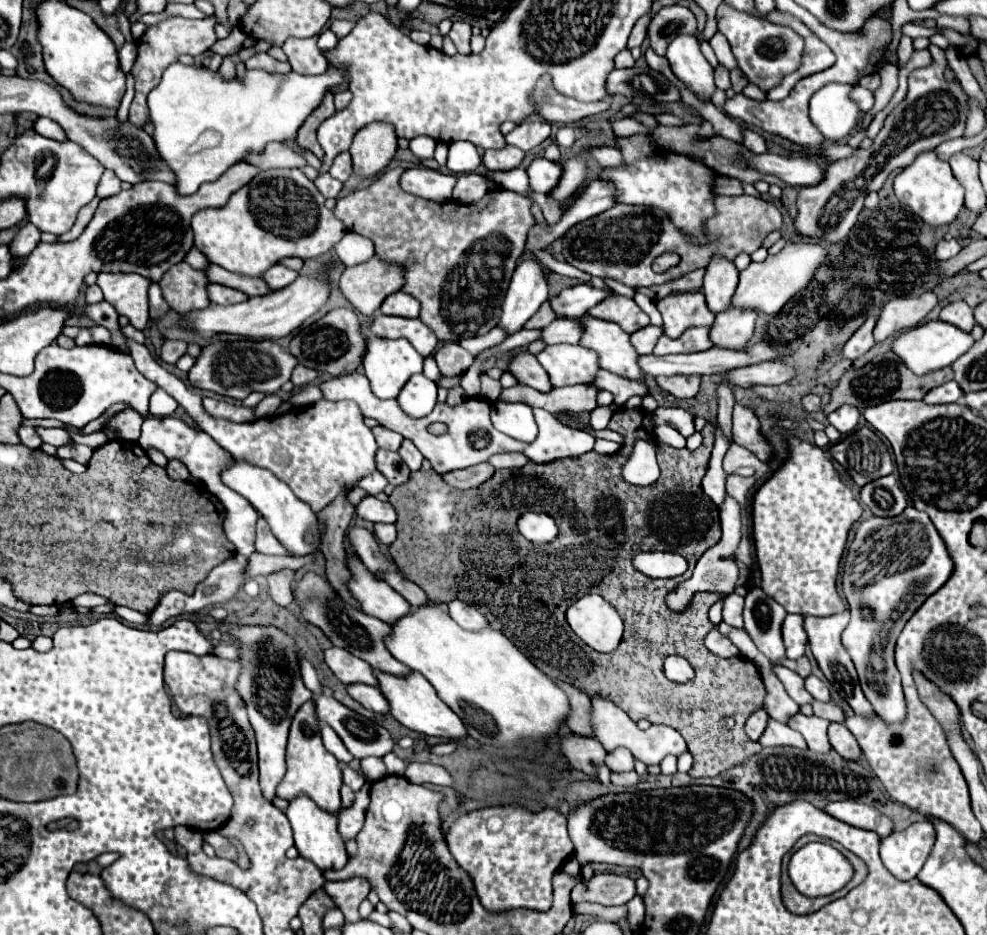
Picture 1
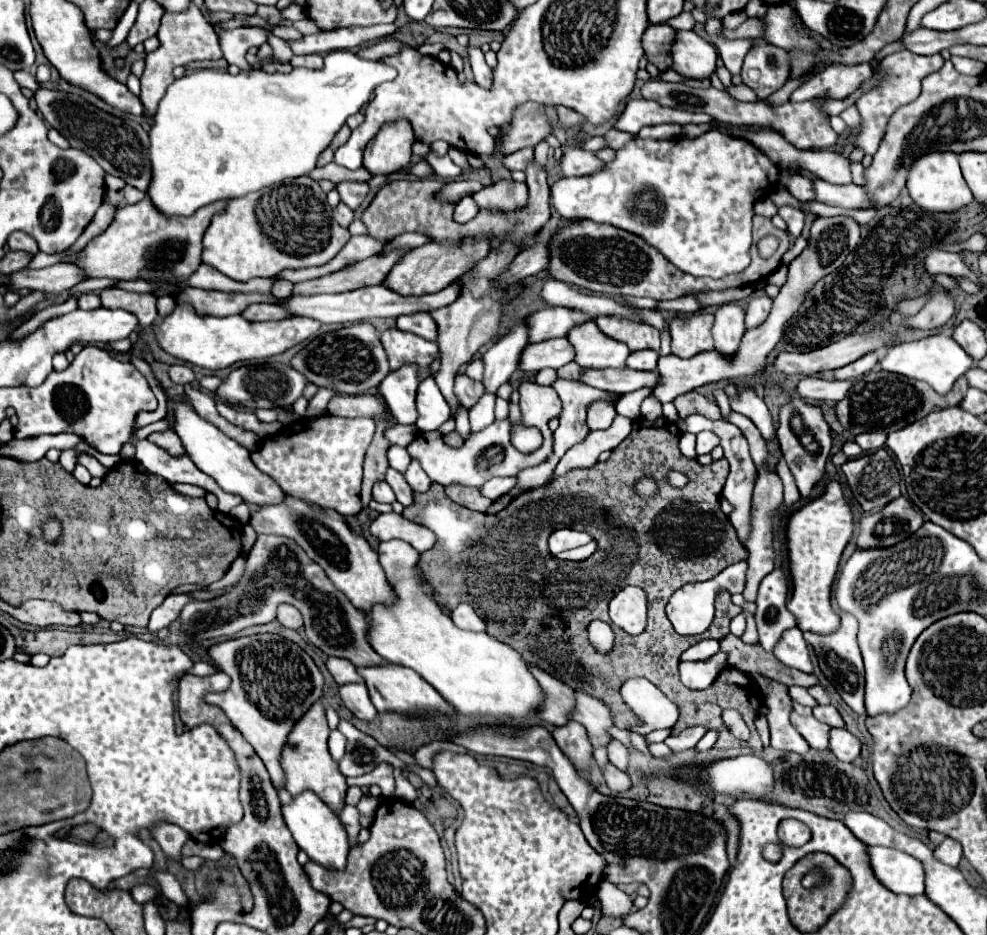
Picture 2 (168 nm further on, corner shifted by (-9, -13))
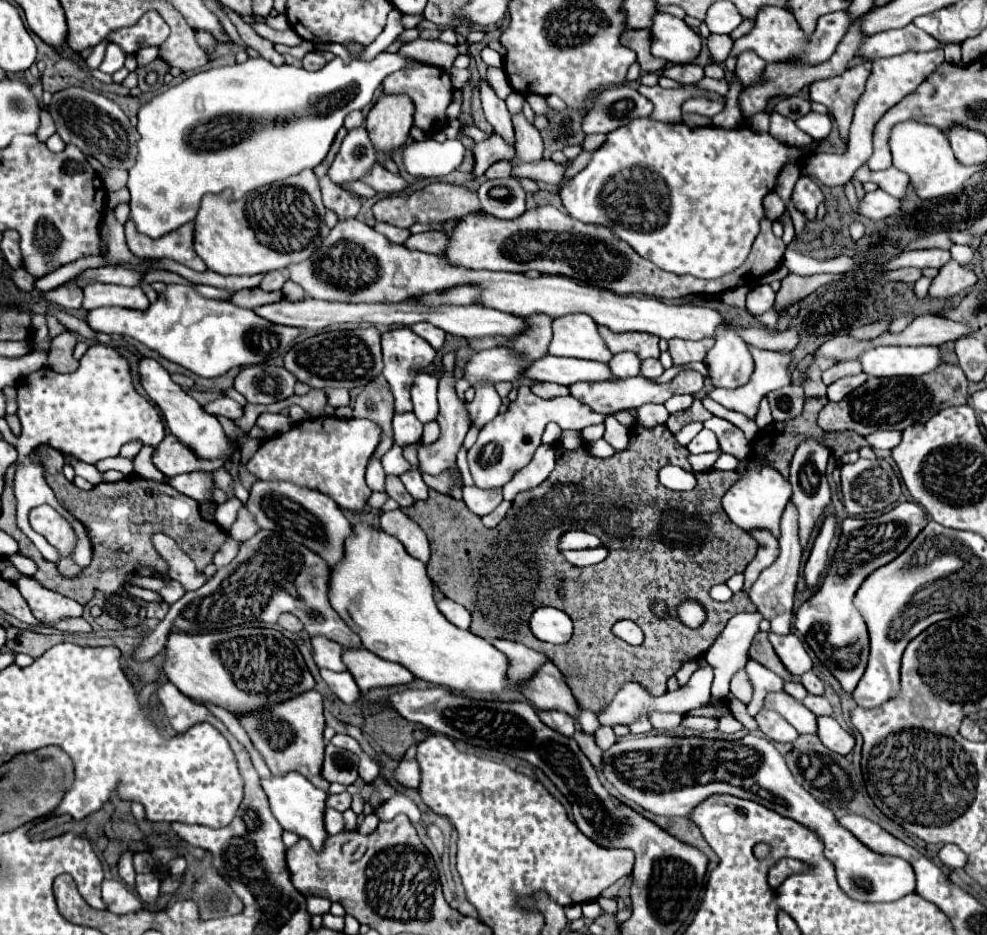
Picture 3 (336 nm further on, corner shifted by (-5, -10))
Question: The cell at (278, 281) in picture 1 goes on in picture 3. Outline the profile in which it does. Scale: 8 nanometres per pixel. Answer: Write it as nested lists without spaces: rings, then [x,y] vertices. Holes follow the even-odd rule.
[[[272,271],[262,279],[262,283],[258,287],[264,291],[276,291],[276,289],[282,289],[284,283],[286,283],[286,275],[282,271]]]

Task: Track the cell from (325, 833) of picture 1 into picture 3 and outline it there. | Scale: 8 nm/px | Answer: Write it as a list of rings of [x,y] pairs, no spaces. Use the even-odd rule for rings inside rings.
[[[288,773],[286,777],[272,777],[264,779],[262,787],[270,799],[270,809],[278,823],[286,829],[296,833],[298,837],[304,837],[310,841],[314,851],[322,851],[324,843],[328,839],[328,833],[324,829],[324,811],[326,811],[326,793],[318,787],[314,787],[306,777],[298,773]]]

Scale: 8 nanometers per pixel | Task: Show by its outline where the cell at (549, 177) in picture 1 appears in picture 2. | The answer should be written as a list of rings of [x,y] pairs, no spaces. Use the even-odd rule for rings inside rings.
[[[710,130],[698,138],[670,138],[670,140],[652,140],[652,138],[638,138],[634,136],[626,146],[616,150],[616,158],[604,166],[604,170],[598,170],[596,174],[590,176],[580,176],[580,178],[560,178],[552,186],[552,204],[564,218],[586,218],[592,222],[606,222],[610,226],[616,226],[620,230],[628,230],[630,234],[636,234],[644,238],[650,246],[660,250],[668,262],[672,262],[678,270],[692,274],[692,276],[706,276],[706,278],[724,278],[728,274],[738,274],[750,264],[750,246],[752,246],[752,218],[754,218],[754,204],[758,198],[768,196],[776,190],[778,186],[778,172],[780,168],[762,152],[758,150],[752,142],[744,138],[732,138],[728,134],[722,134],[718,130]]]

